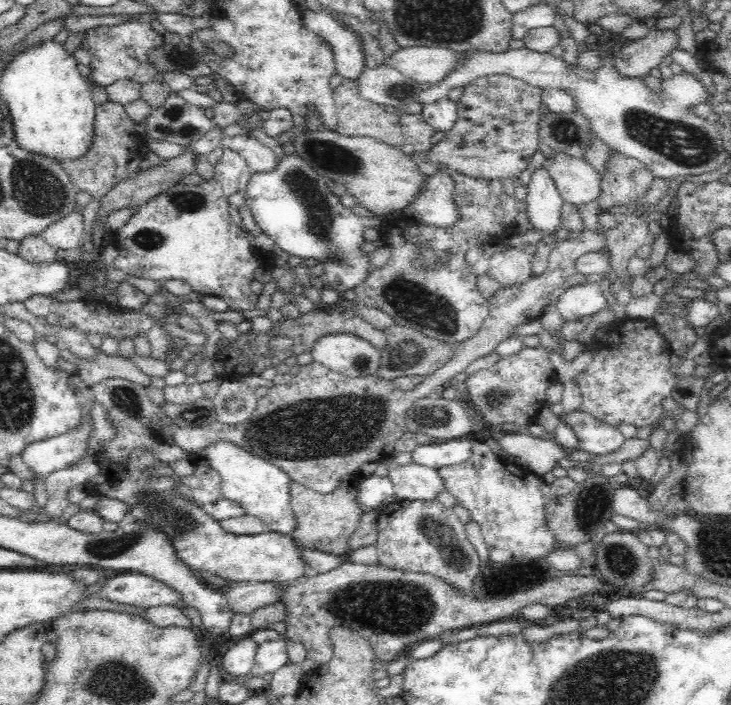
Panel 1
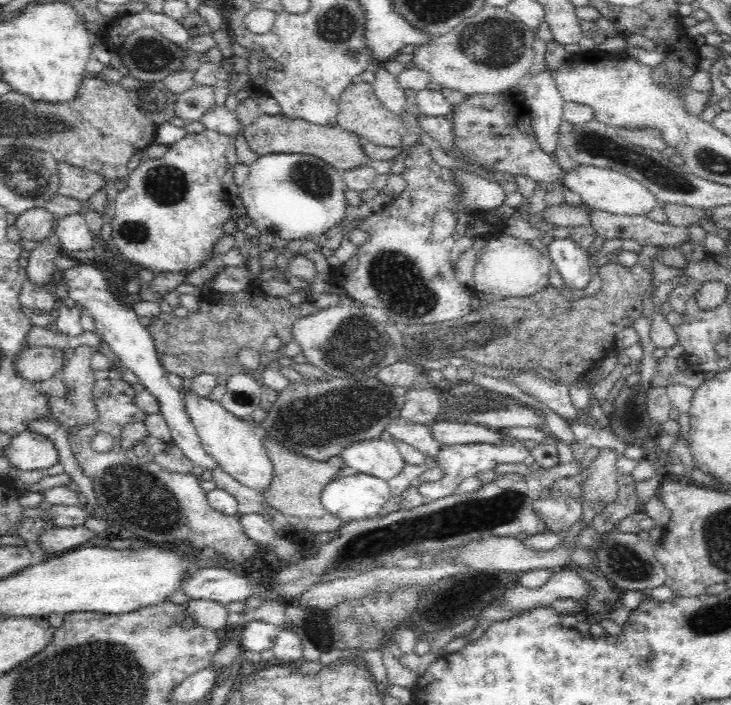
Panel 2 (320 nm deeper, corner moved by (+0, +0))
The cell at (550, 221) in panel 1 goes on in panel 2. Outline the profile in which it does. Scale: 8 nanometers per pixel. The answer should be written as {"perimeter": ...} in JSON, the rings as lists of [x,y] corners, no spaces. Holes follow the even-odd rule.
{"perimeter":[[[545,68],[532,76],[528,75],[521,83],[537,142],[548,154],[558,149],[558,126],[563,121],[565,103],[551,72]]]}

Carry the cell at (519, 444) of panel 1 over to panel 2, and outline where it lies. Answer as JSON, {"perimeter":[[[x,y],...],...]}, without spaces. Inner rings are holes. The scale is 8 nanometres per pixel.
{"perimeter":[[[439,417],[434,423],[430,424],[432,437],[441,445],[453,445],[456,443],[475,444],[475,443],[500,443],[501,436],[508,435],[508,429],[495,430],[486,426],[468,422],[457,422],[446,420]]]}

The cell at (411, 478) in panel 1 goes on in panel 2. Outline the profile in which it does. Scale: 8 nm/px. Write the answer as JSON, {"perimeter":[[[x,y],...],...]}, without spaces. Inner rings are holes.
{"perimeter":[[[370,438],[370,440],[358,440],[352,442],[350,446],[342,448],[338,454],[345,466],[353,468],[356,473],[370,474],[384,481],[389,481],[396,476],[405,466],[405,460],[398,452],[398,448],[392,441],[385,441],[380,438]]]}

